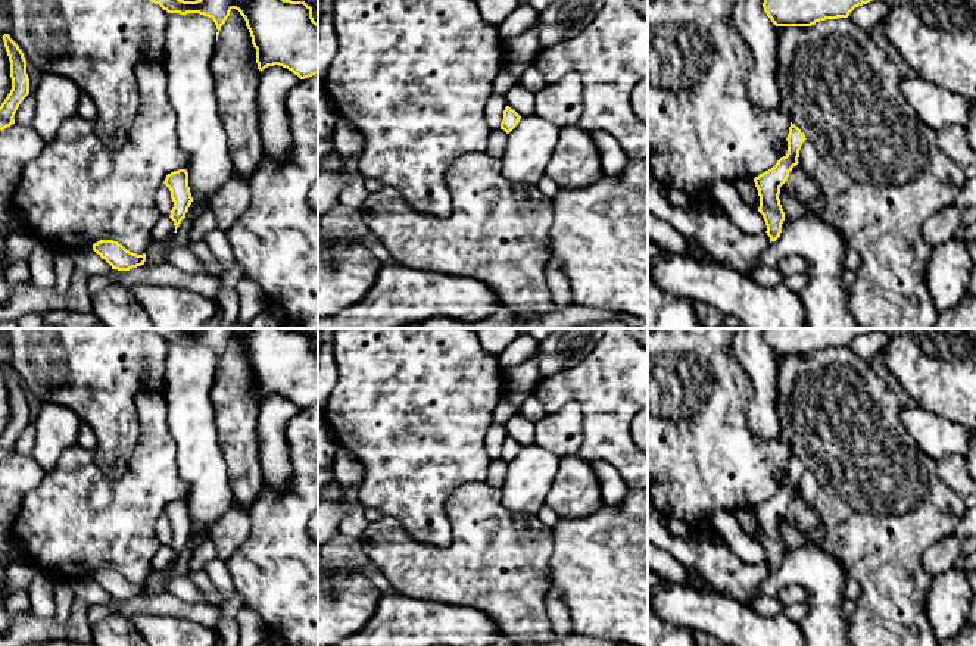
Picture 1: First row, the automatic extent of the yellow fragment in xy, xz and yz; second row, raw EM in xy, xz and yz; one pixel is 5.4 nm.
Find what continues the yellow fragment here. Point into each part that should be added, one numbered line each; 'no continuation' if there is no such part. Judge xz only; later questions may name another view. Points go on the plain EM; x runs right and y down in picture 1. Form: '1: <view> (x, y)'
no continuation

